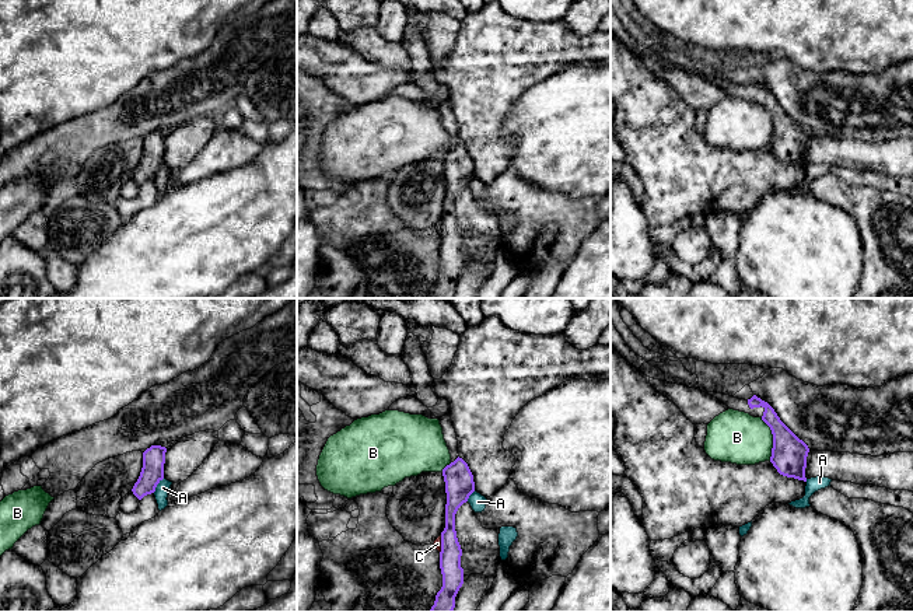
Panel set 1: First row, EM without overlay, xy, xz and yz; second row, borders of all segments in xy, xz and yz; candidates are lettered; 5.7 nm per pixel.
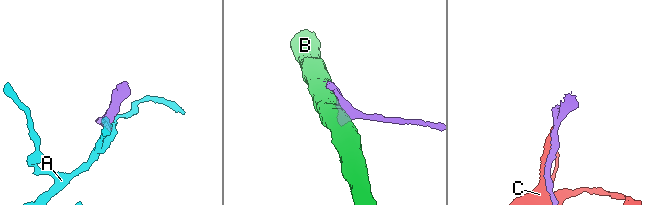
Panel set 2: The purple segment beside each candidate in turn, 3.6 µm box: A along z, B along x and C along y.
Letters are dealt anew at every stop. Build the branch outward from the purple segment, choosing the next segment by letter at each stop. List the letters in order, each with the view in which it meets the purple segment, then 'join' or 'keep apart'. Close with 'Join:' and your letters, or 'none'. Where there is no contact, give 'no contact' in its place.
A: xy | keep apart
B: yz | keep apart
C: xz | keep apart
Join: none

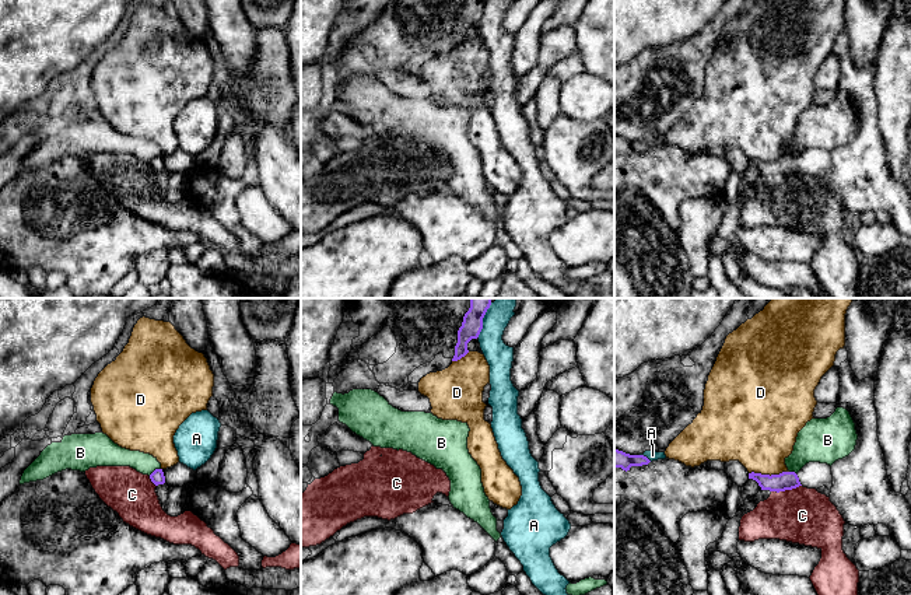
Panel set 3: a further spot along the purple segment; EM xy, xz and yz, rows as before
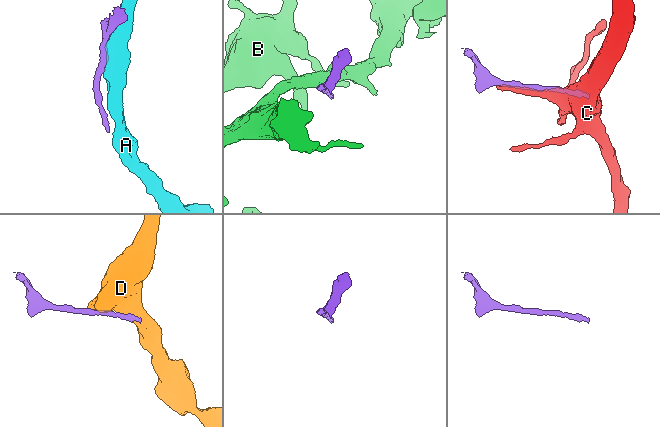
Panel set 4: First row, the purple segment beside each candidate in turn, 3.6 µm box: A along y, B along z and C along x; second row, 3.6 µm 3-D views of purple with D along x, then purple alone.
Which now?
A: yz | keep apart
B: xy | keep apart
C: yz | keep apart
D: yz | keep apart
Join: none

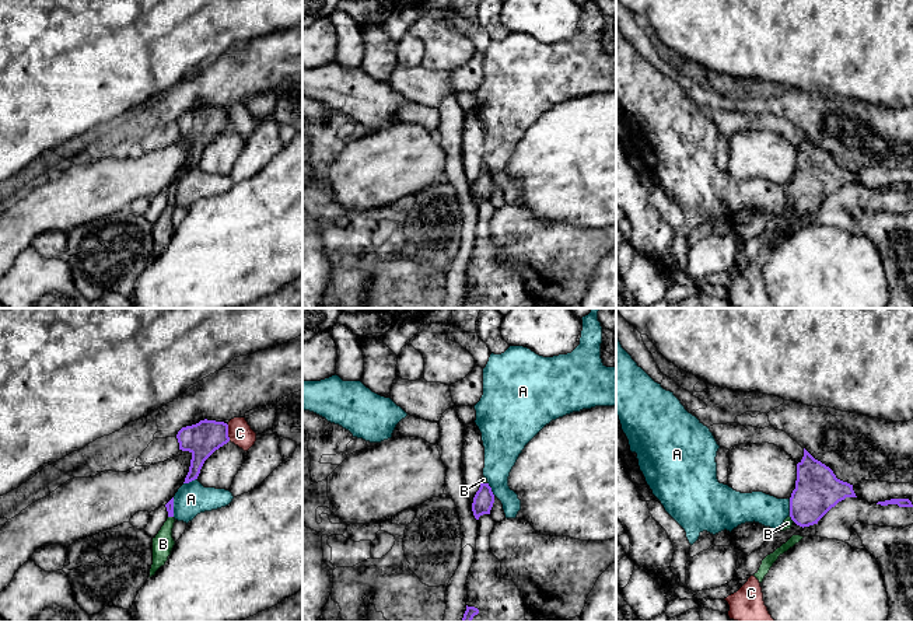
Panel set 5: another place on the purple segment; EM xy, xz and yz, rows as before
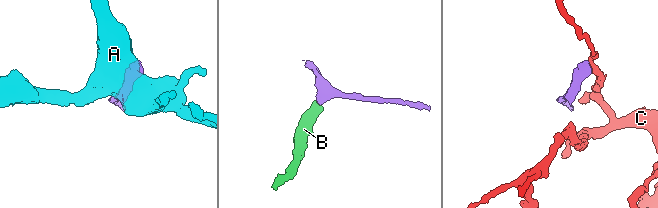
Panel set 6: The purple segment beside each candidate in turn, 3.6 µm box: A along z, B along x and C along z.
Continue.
A: yz | keep apart
B: yz | join
C: xy | keep apart
Join: B

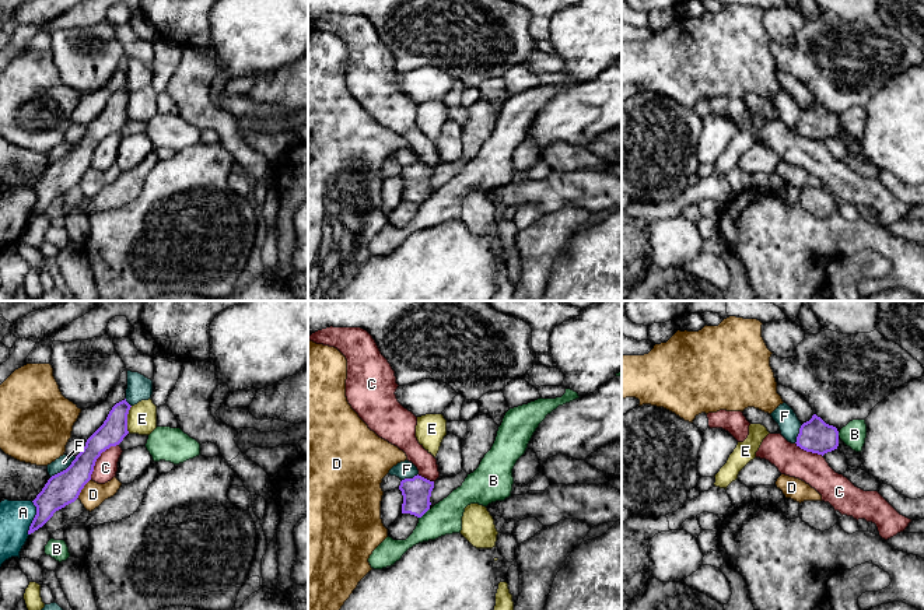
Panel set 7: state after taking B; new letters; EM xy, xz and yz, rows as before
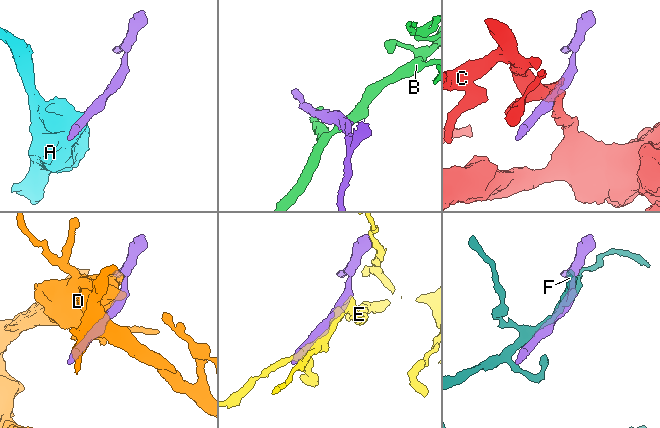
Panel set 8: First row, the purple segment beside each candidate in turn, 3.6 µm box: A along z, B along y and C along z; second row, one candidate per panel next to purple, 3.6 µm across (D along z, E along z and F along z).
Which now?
A: xy | keep apart
B: xz | keep apart
C: xy | keep apart
D: xy | keep apart
E: xy | keep apart
F: xy | keep apart
Join: none

